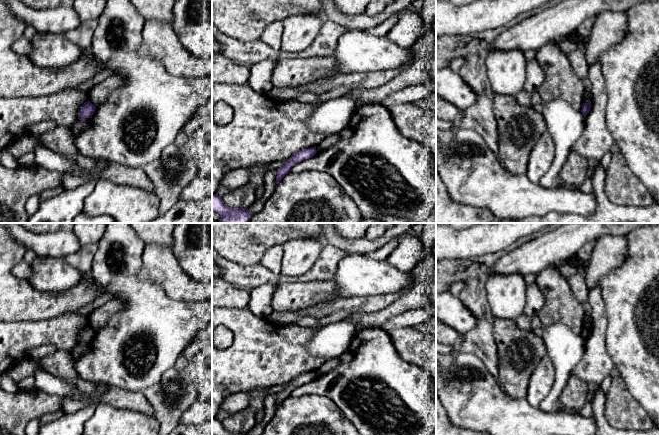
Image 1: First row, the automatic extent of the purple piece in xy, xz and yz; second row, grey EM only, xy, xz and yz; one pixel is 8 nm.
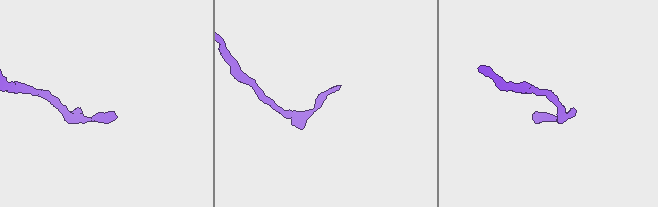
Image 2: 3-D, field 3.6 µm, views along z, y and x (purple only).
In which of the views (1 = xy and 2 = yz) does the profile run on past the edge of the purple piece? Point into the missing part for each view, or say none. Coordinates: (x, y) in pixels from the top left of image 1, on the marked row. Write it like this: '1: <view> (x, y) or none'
1: none
2: none

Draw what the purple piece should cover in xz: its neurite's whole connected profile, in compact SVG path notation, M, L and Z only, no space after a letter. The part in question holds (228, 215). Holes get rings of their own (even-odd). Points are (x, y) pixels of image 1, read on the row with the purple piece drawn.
M212 195L212 211L221 215L219 223L248 223L251 214L248 208L231 208L224 204L222 197Z

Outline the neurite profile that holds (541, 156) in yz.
M546 132L540 136L529 154L526 175L531 182L538 183L547 174L554 160L554 154L552 136Z

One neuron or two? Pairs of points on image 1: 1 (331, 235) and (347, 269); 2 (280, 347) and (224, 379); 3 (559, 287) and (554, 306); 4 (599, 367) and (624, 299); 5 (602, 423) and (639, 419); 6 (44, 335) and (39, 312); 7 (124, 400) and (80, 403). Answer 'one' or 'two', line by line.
1: two
2: one
3: one
4: two
5: two
6: two
7: one

